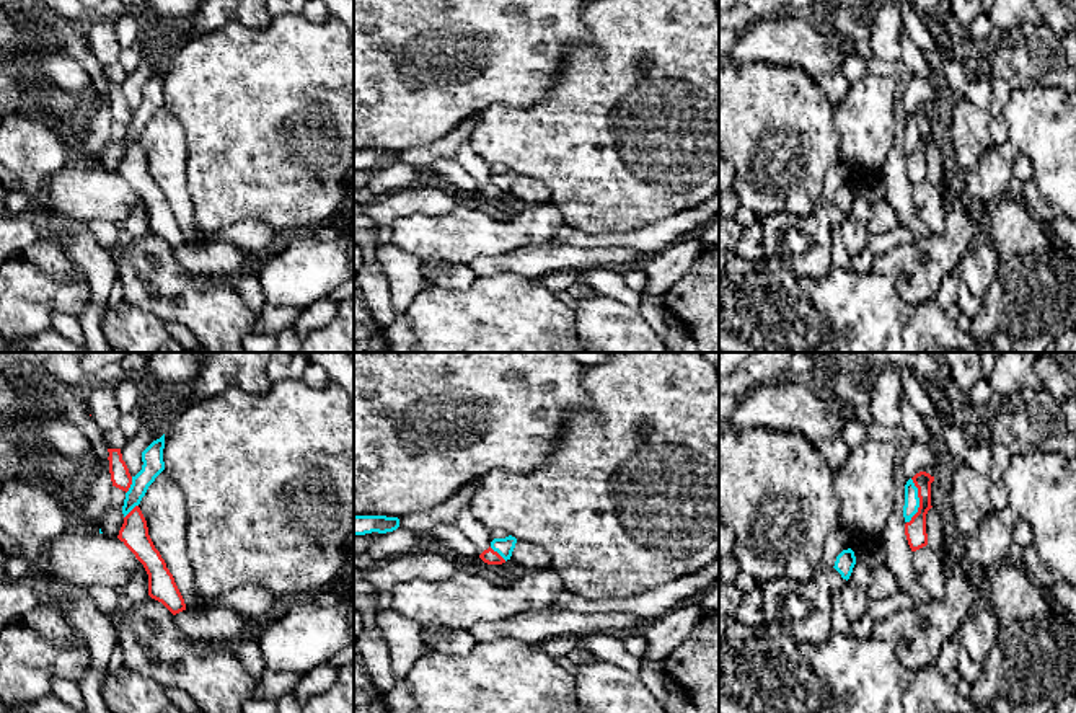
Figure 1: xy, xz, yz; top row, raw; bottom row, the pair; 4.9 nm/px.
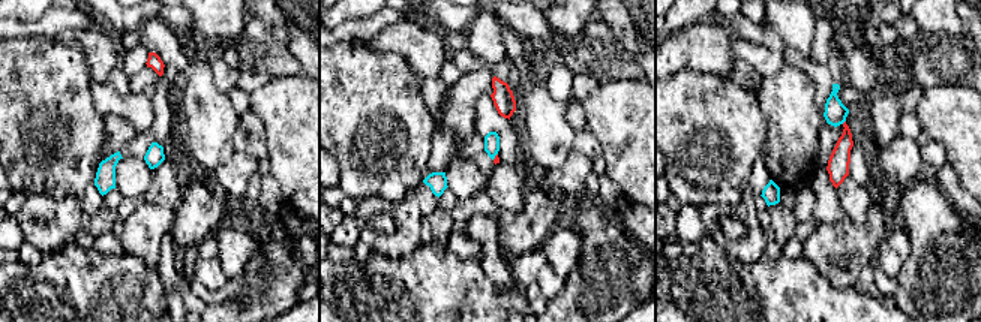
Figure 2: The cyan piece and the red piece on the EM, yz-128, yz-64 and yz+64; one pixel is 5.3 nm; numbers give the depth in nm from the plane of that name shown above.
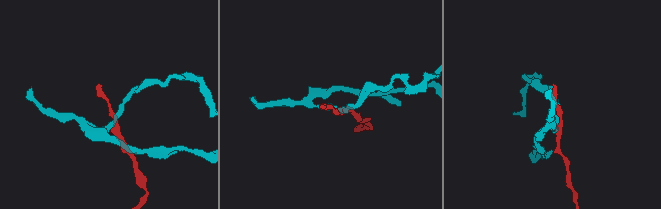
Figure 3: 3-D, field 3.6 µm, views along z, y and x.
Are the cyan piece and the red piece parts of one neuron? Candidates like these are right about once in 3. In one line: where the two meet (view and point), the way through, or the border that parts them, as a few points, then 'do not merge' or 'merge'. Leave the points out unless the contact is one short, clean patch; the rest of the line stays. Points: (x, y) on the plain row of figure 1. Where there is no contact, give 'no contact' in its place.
meets cyan in yz at (918, 136); border along yz (912, 113), (917, 123), (918, 146), (907, 157); do not merge

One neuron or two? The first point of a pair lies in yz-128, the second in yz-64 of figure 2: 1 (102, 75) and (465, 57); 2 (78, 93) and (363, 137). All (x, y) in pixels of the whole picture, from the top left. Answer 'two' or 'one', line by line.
1: two
2: one

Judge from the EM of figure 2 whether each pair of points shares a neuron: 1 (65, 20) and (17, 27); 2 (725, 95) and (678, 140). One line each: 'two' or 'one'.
1: one
2: one

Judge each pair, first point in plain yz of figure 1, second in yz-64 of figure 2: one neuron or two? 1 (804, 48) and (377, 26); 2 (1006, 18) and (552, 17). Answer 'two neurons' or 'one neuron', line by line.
1: two neurons
2: one neuron

